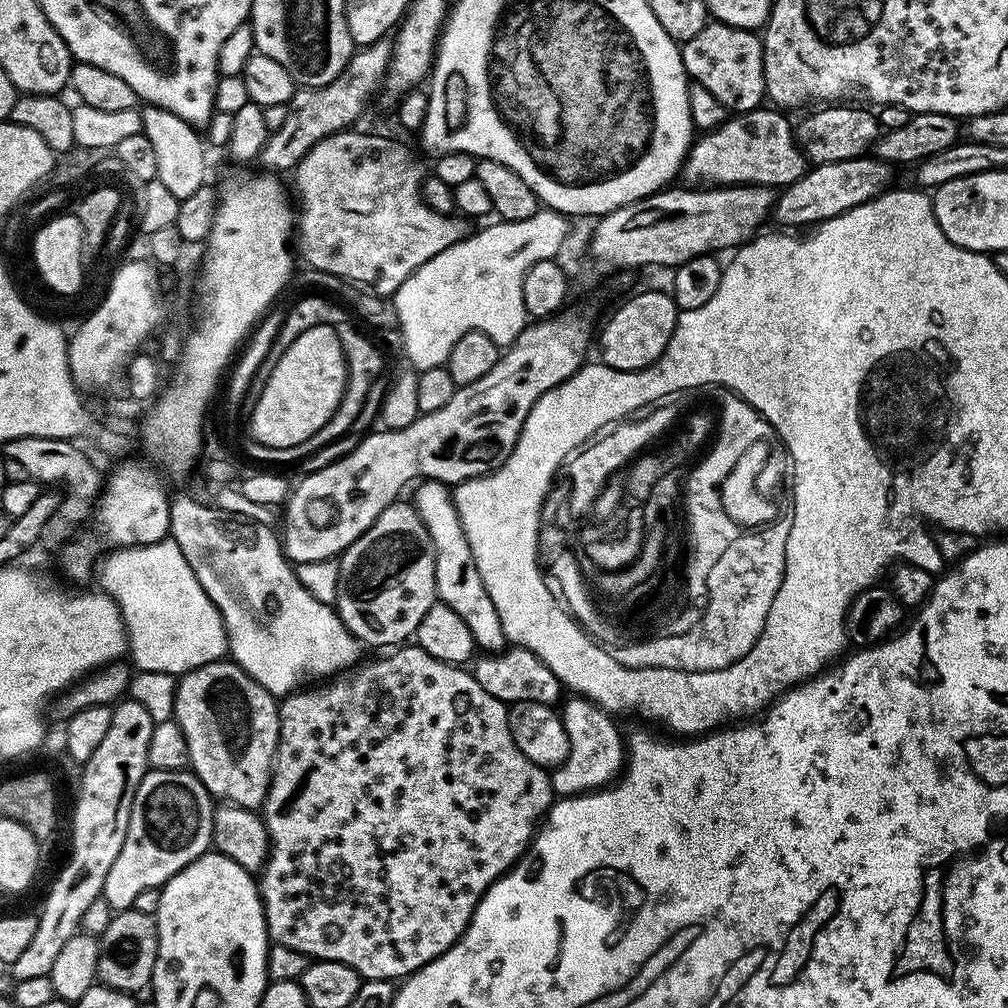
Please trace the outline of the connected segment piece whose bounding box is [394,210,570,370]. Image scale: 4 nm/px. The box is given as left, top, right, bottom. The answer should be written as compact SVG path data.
M541 210L530 218L521 220L500 220L489 228L473 231L465 240L459 240L454 246L434 254L396 291L394 303L398 314L398 332L404 335L404 352L413 369L423 370L437 367L438 362L447 361L450 350L462 334L470 330L489 331L488 316L525 315L522 302L522 282L534 266L534 262L555 260L561 254L560 247L568 236L569 217L563 212Z

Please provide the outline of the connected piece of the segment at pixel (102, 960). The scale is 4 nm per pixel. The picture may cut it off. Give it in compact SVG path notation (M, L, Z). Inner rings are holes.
M120 910L113 915L105 932L98 936L98 966L96 978L99 983L119 992L140 994L152 982L154 966L158 958L158 930L155 916L147 916L135 910Z

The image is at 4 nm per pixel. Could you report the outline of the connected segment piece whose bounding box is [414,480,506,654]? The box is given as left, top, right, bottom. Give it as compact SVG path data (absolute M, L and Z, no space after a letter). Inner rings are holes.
M424 480L417 483L414 507L418 518L430 530L430 542L434 542L436 565L436 594L439 603L450 606L466 626L470 626L470 634L474 638L477 649L484 654L495 654L504 651L506 641L502 630L502 618L498 618L498 610L490 594L486 594L486 582L482 582L482 574L478 574L478 566L474 562L474 554L470 554L470 542L466 542L466 534L462 530L462 522L458 518L456 503L452 501L449 485L438 480Z

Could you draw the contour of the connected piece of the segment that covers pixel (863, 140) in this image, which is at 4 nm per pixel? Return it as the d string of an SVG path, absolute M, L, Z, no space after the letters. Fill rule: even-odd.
M836 102L831 106L820 106L817 112L804 116L794 128L796 143L804 151L809 165L842 162L850 158L867 156L876 147L876 141L882 135L882 127L875 111L867 112L864 108L847 108L844 102Z

